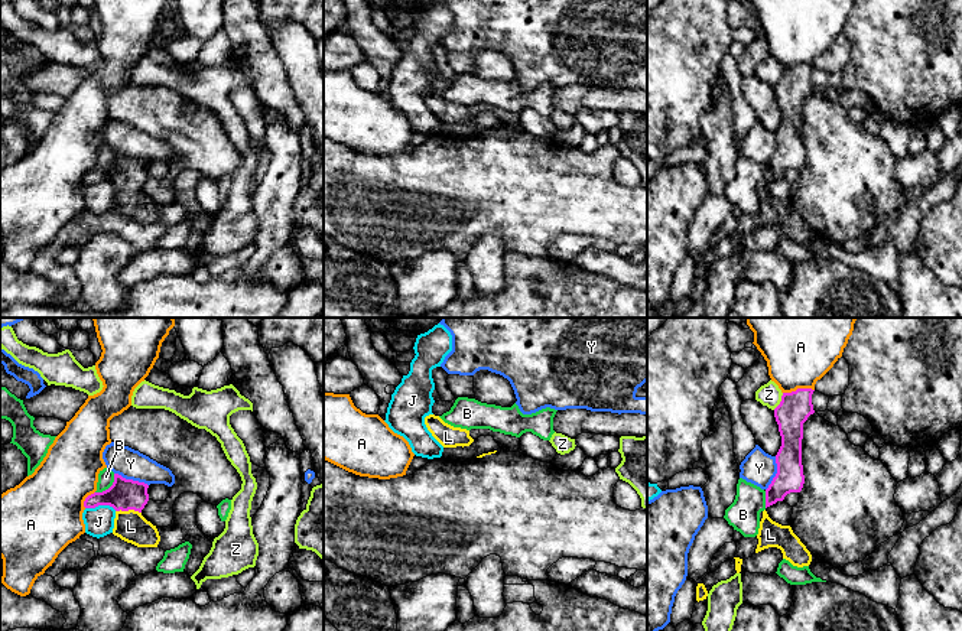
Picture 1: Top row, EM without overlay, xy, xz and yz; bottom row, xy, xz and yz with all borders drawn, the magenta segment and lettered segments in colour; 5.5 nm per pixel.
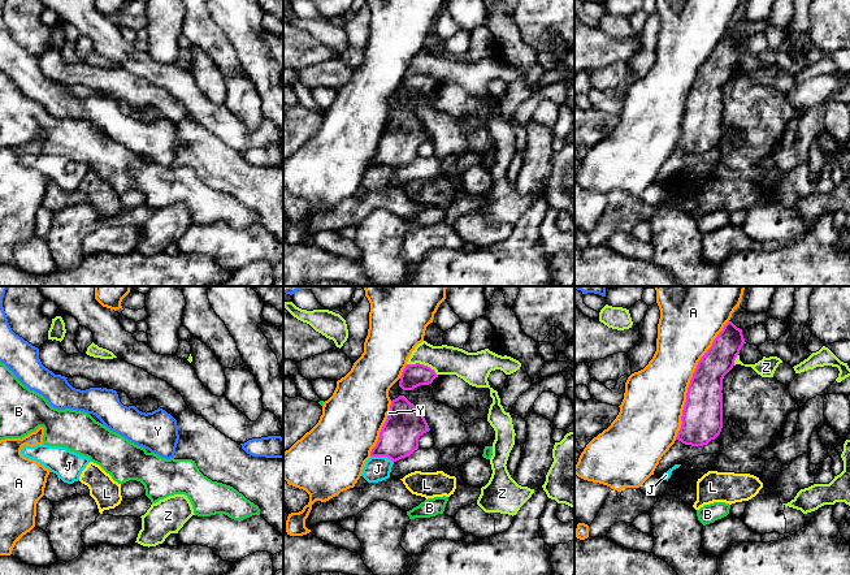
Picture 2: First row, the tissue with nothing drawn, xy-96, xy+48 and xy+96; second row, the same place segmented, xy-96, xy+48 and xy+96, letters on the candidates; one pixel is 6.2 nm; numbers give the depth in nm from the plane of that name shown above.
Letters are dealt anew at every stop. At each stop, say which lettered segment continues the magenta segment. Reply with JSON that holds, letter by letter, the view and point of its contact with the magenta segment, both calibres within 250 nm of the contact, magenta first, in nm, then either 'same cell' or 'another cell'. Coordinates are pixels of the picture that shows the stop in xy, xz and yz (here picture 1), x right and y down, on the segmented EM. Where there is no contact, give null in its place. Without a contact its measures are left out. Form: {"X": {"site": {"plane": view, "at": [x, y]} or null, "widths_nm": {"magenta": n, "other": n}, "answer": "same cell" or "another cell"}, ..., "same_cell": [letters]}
{"A": {"site": {"plane": "yz", "at": [798, 389]}, "widths_nm": {"magenta": 180, "other": 420}, "answer": "another cell"}, "B": {"site": {"plane": "xy", "at": [110, 487]}, "widths_nm": {"magenta": 180, "other": 90}, "answer": "another cell"}, "J": {"site": {"plane": "xy", "at": [101, 504]}, "widths_nm": {"magenta": 180, "other": 160}, "answer": "another cell"}, "L": {"site": {"plane": "xy", "at": [129, 508]}, "widths_nm": {"magenta": 180, "other": 180}, "answer": "same cell"}, "Y": {"site": {"plane": "xy", "at": [132, 480]}, "widths_nm": {"magenta": 180, "other": 170}, "answer": "another cell"}, "Z": {"site": {"plane": "yz", "at": [780, 402]}, "widths_nm": {"magenta": 180, "other": 130}, "answer": "another cell"}, "same_cell": ["L"]}

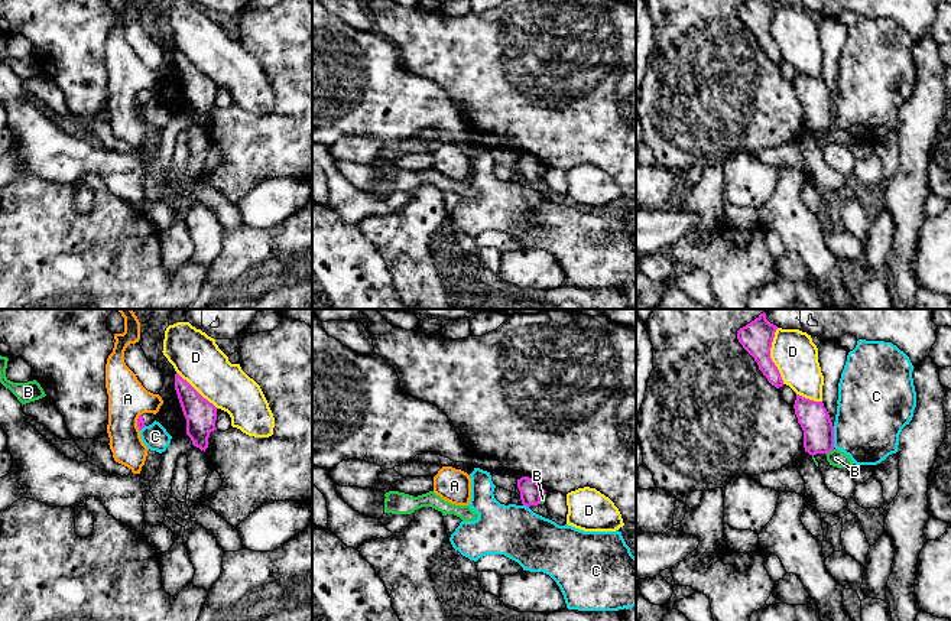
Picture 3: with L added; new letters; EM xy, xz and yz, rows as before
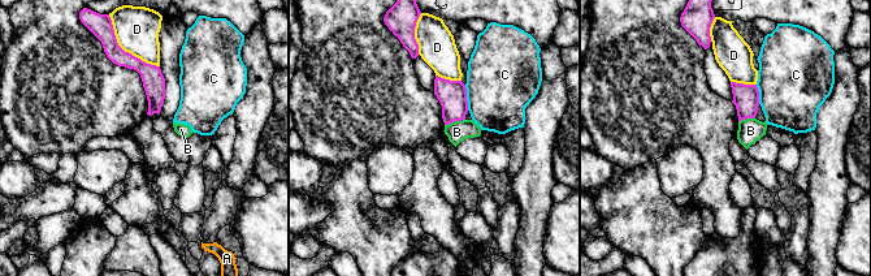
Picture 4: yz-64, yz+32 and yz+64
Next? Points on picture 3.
{"A": {"site": {"plane": "xy", "at": [138, 422]}, "widths_nm": {"magenta": 50, "other": 220}, "answer": "another cell"}, "B": {"site": {"plane": "yz", "at": [828, 451]}, "widths_nm": {"magenta": 180, "other": 90}, "answer": "another cell"}, "C": {"site": {"plane": "yz", "at": [833, 436]}, "widths_nm": {"magenta": 180, "other": 380}, "answer": "another cell"}, "D": {"site": {"plane": "yz", "at": [769, 355]}, "widths_nm": {"magenta": 180, "other": 240}, "answer": "another cell"}, "same_cell": []}

